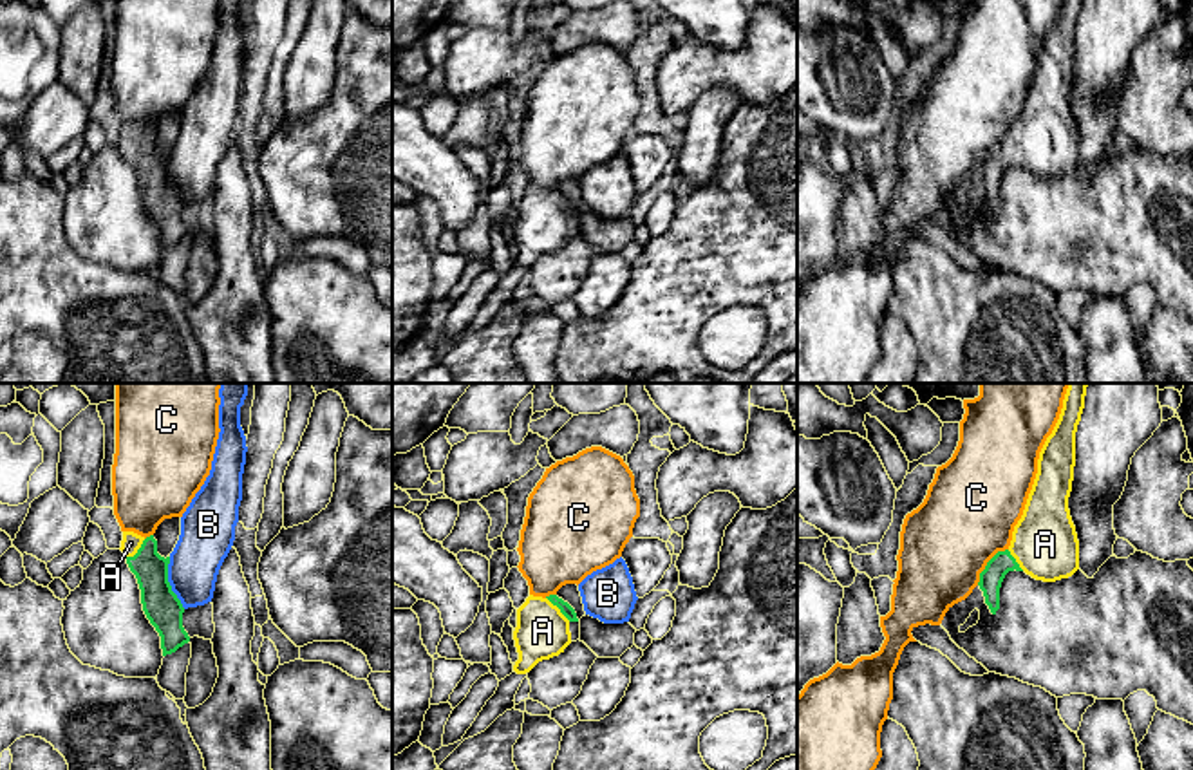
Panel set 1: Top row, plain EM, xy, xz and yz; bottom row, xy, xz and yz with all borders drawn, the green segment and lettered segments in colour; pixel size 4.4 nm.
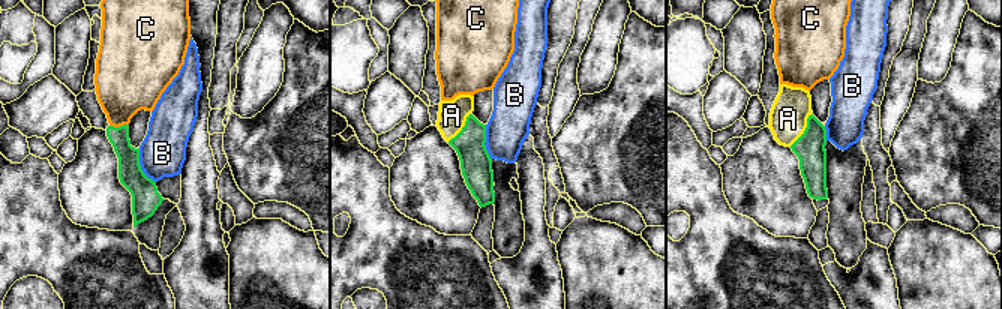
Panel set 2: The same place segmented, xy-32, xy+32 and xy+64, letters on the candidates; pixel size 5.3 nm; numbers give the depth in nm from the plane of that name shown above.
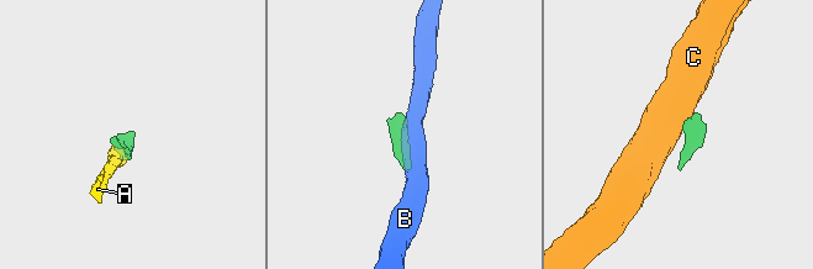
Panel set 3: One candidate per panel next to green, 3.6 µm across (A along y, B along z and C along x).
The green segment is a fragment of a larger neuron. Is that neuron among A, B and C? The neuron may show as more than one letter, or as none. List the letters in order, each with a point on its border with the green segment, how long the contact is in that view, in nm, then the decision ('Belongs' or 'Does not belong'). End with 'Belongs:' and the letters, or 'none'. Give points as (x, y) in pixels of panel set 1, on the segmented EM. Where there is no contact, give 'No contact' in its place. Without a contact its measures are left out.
A: Touches green at xz (559, 608). Shared border 160 nm. Belongs
B: Touches green at xy (169, 582). Shared border 240 nm. Does not belong
C: Touches green at yz (987, 564). Shared border 220 nm. Does not belong
Belongs: A

